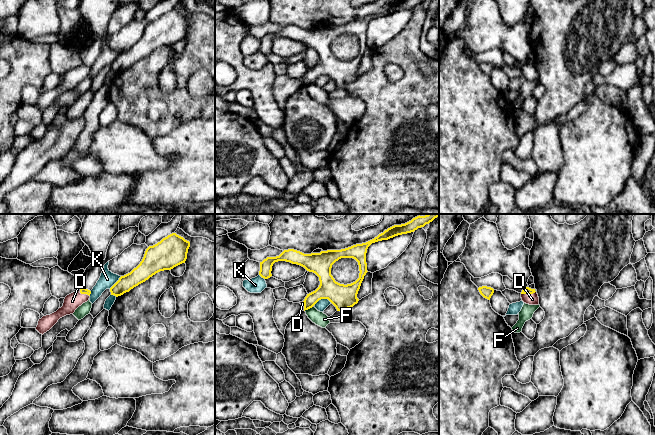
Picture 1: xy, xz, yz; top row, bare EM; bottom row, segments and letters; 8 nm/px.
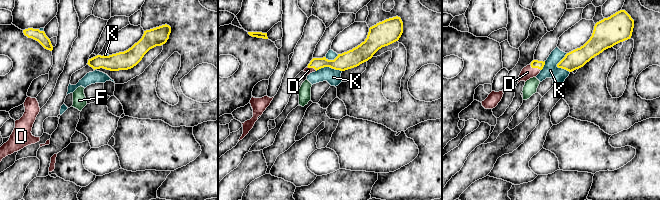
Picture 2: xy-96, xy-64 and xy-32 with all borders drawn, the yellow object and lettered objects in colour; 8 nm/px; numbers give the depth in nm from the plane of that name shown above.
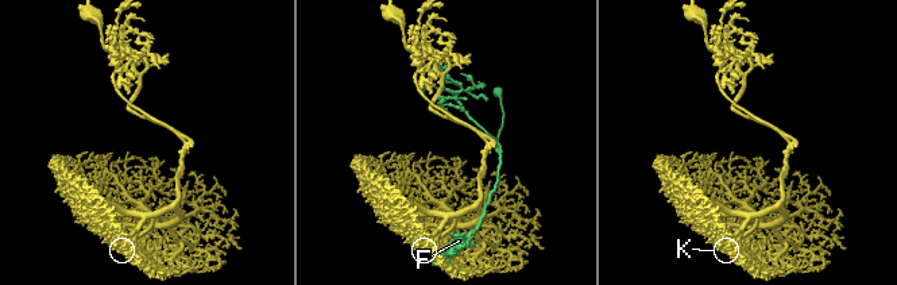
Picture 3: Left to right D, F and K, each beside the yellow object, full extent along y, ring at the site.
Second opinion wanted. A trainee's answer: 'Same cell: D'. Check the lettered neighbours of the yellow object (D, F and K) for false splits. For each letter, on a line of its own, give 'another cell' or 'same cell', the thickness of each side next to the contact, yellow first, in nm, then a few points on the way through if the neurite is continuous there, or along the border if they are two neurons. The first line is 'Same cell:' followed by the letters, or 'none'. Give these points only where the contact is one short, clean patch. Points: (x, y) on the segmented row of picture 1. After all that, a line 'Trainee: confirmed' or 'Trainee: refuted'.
Same cell: D
D: same cell; 60 nm thick on the yellow side, 100 nm on the other; runs through yz (527, 290), (528, 293), (532, 299)
F: another cell; 160 nm thick on the yellow side, 110 nm on the other
K: another cell; 190 nm thick on the yellow side, 90 nm on the other
Trainee: confirmed

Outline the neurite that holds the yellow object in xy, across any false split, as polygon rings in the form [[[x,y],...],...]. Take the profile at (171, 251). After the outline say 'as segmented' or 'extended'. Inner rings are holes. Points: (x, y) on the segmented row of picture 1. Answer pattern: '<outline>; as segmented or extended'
[[[176,233],[168,235],[153,246],[149,246],[140,264],[130,273],[121,276],[110,288],[111,295],[121,296],[156,273],[171,270],[185,263],[189,247],[190,242]]]; as segmented

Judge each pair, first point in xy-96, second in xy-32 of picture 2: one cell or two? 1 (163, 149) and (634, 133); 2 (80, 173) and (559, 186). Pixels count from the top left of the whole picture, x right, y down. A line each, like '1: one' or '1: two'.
1: two
2: two

